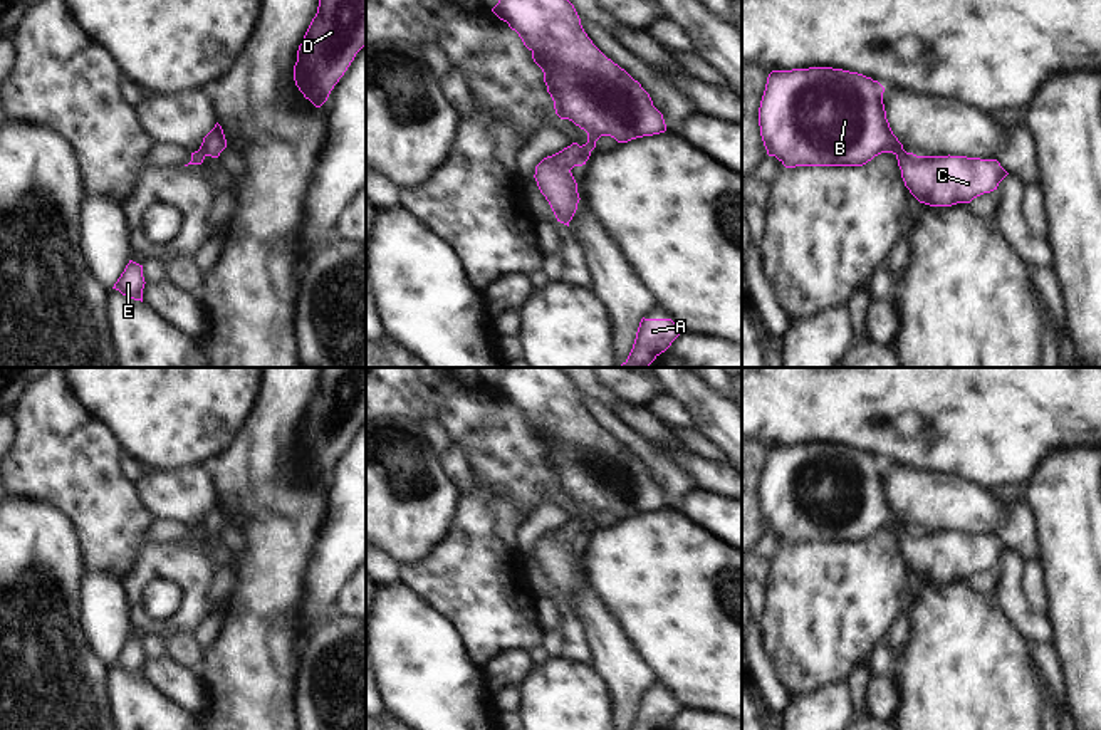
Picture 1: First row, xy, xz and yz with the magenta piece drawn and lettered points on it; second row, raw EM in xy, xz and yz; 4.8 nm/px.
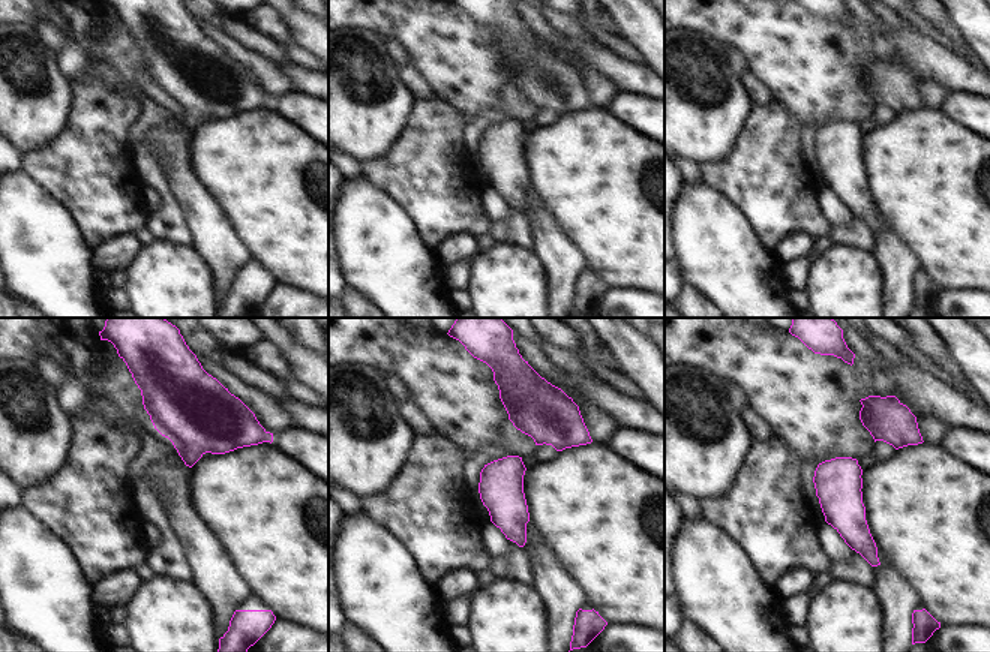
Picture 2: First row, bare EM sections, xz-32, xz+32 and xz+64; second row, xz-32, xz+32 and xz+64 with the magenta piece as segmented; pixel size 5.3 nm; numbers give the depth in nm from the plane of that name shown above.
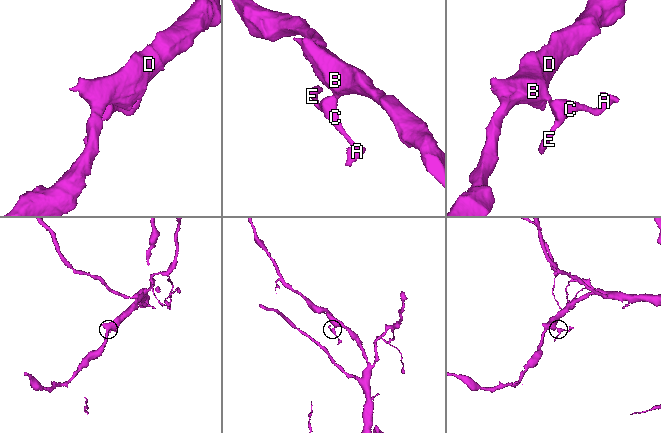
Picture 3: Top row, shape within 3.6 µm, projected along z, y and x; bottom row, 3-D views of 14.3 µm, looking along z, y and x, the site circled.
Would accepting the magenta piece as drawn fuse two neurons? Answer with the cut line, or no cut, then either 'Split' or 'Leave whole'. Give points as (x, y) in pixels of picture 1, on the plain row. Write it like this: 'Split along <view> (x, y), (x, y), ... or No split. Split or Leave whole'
Split along xz (579, 522), (586, 536). Split

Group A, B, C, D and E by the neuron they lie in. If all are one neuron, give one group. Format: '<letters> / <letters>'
A C E / B D

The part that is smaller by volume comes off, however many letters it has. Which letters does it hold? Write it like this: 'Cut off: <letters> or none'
Cut off: A, C, E

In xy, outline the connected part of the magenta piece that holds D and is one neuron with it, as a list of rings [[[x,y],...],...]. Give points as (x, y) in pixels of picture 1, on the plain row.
[[[321,368],[317,389],[297,426],[294,456],[321,483],[366,421],[366,368]]]

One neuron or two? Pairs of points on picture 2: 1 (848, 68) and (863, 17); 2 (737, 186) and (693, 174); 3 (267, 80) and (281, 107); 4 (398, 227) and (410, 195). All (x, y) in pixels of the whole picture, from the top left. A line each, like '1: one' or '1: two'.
1: two
2: two
3: two
4: two

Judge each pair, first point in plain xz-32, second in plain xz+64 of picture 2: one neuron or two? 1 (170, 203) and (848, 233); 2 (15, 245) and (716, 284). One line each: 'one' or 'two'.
1: one
2: one

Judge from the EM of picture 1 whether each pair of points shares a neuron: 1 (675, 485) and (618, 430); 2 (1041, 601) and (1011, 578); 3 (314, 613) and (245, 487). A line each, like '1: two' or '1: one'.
1: one
2: two
3: two

